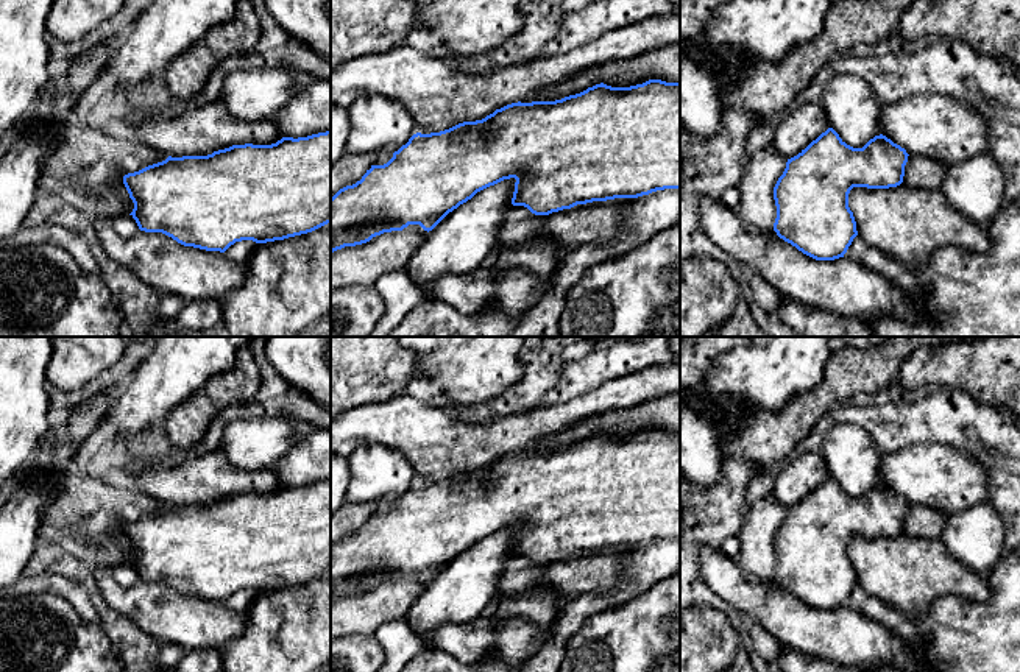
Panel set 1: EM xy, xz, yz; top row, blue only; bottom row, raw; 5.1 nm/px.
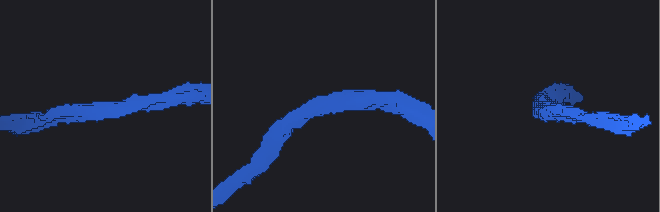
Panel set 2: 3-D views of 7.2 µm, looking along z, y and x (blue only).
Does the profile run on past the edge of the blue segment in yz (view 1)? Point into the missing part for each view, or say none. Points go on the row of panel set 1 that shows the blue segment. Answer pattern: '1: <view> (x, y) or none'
1: yz (805, 123)

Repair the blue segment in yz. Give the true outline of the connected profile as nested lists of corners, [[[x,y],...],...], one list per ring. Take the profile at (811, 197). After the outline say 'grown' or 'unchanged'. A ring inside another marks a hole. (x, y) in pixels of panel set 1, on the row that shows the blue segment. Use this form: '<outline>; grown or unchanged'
[[[820,103],[799,106],[774,131],[772,147],[788,159],[774,187],[780,239],[816,260],[844,257],[858,235],[848,193],[853,187],[889,189],[903,182],[908,153],[886,136],[870,139],[862,148],[847,145],[830,126]]]; grown

